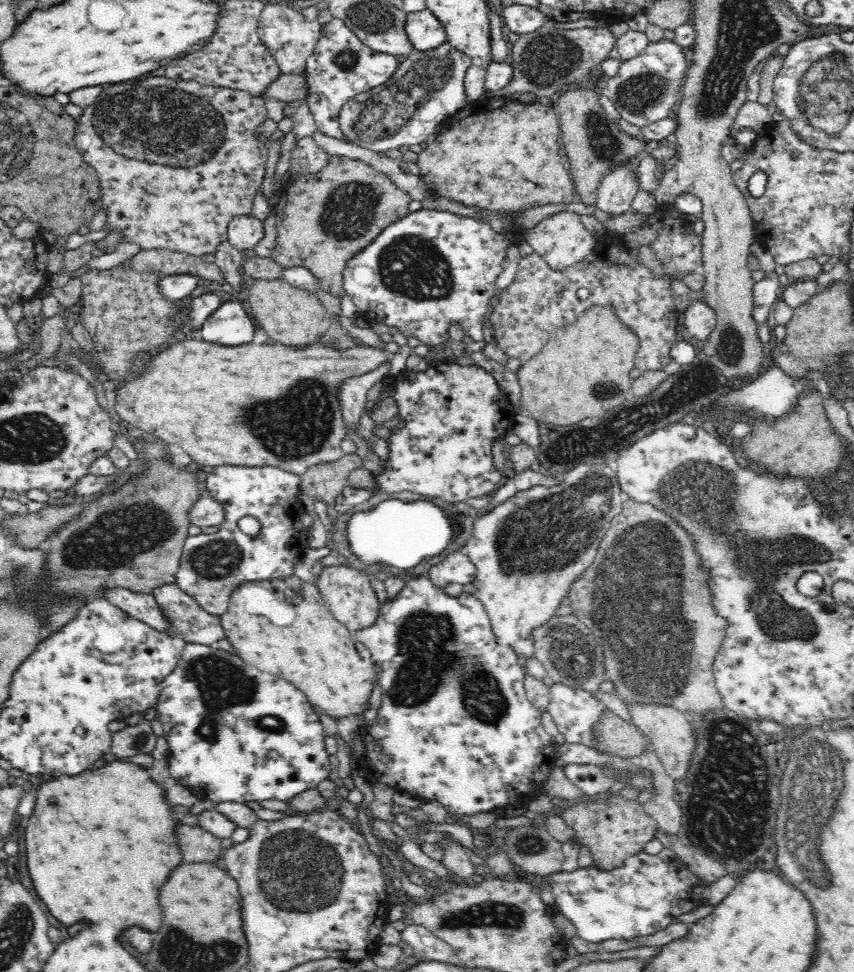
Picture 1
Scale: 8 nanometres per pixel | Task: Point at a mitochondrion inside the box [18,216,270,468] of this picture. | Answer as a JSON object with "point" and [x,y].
{"point":[140,309]}

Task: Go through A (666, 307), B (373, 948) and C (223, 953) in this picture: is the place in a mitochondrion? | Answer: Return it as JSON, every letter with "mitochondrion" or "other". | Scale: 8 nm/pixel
{"A":"other","B":"other","C":"mitochondrion"}

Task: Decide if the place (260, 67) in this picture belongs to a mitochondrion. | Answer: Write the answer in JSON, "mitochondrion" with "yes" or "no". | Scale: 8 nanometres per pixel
{"mitochondrion":"no"}

